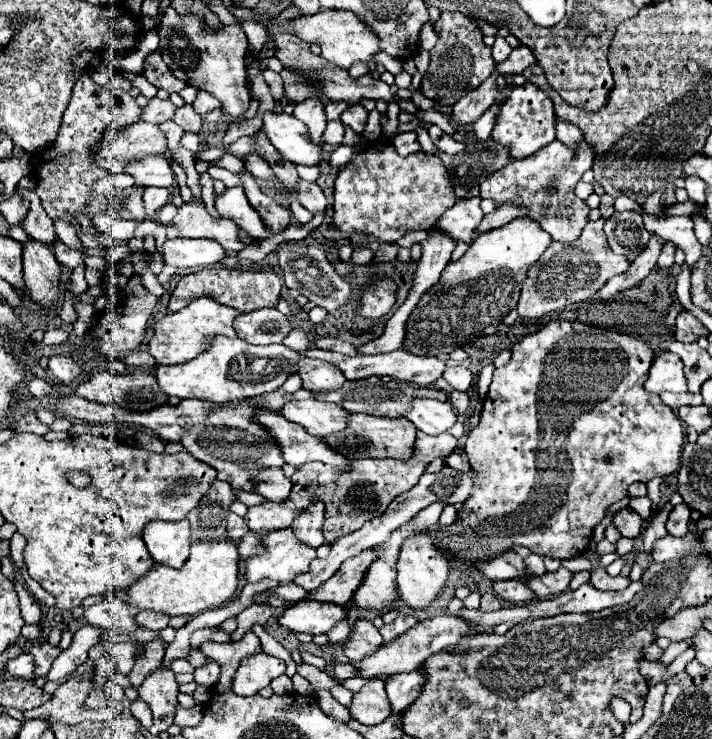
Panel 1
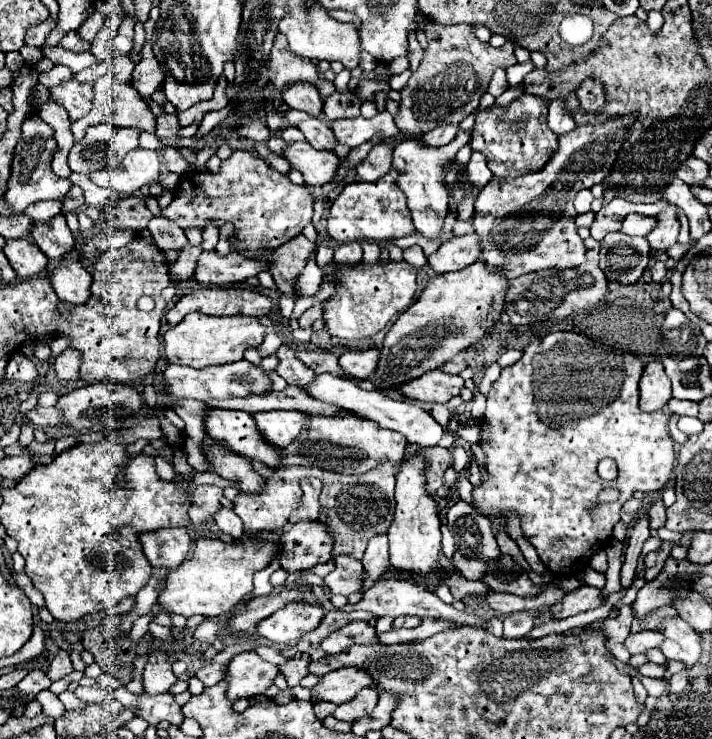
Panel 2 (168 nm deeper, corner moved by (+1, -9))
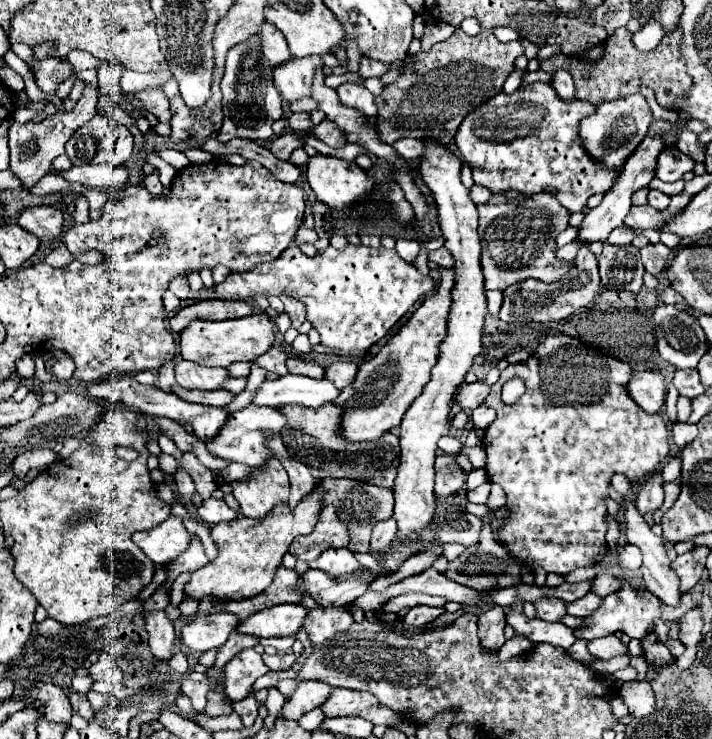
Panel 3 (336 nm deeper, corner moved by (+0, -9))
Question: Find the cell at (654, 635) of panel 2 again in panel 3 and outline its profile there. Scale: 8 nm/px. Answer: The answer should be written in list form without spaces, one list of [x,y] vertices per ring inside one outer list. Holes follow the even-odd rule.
[[[610,634],[610,636],[604,636],[604,638],[590,640],[588,642],[588,652],[594,658],[608,660],[608,658],[614,658],[618,654],[624,654],[624,646],[622,646],[622,642],[614,634]]]

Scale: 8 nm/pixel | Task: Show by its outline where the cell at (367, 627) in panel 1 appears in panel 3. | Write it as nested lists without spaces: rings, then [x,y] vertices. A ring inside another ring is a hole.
[[[312,608],[308,618],[304,618],[304,630],[312,644],[324,644],[336,632],[344,632],[354,622],[352,614],[346,608]]]

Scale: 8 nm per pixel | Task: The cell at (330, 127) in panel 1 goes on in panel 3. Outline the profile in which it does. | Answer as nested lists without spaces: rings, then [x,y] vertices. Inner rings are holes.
[[[292,112],[288,116],[288,126],[294,132],[310,132],[312,130],[312,122],[310,122],[310,114],[308,112]]]

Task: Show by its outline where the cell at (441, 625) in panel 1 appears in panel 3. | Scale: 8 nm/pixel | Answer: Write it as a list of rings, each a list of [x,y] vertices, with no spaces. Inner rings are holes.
[[[318,680],[300,682],[296,686],[296,690],[292,692],[292,696],[282,706],[278,718],[300,720],[306,712],[318,708],[330,696],[330,692],[332,692],[332,686],[328,686],[324,682],[318,682]]]

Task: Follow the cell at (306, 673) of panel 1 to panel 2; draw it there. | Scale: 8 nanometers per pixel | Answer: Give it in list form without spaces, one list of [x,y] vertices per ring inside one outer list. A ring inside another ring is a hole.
[[[297,658],[297,660],[287,662],[285,666],[279,666],[279,672],[281,672],[281,674],[285,674],[285,678],[287,678],[289,686],[297,686],[297,684],[299,684],[299,680],[303,680],[303,678],[309,674],[307,666],[309,666],[309,662],[305,662],[305,660]]]

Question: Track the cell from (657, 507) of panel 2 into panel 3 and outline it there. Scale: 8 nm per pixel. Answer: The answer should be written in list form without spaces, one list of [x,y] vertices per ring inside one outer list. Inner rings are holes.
[[[676,478],[676,480],[672,480],[672,482],[664,482],[664,492],[666,492],[664,504],[662,504],[660,510],[656,510],[656,514],[654,514],[654,522],[656,522],[656,524],[660,524],[662,514],[676,502],[676,498],[678,498],[678,494],[680,494],[680,478]]]

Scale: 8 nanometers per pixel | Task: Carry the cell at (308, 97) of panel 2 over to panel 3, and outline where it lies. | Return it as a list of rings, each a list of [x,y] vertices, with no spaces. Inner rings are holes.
[[[320,56],[292,58],[290,62],[284,62],[282,66],[274,66],[272,80],[274,80],[276,88],[280,90],[280,94],[288,102],[294,102],[304,96],[310,96],[316,66],[322,66]]]

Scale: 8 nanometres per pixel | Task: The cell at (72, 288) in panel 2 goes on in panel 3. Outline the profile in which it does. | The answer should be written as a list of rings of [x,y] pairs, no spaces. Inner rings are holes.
[[[58,244],[48,256],[46,256],[46,262],[54,268],[62,268],[62,266],[68,266],[70,262],[74,260],[74,256],[68,252],[68,248],[64,244]]]

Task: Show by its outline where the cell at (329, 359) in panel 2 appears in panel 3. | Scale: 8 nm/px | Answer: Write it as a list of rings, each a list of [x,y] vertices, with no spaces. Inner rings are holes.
[[[290,356],[286,360],[286,366],[288,366],[288,372],[292,372],[292,374],[312,376],[312,378],[322,378],[324,376],[324,368],[318,366],[314,360],[304,360],[304,358]]]

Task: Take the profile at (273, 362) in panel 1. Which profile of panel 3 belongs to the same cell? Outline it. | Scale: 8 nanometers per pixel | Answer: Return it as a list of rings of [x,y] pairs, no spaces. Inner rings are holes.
[[[180,360],[176,364],[176,382],[184,388],[218,390],[226,380],[228,380],[226,368],[204,368],[188,360]]]

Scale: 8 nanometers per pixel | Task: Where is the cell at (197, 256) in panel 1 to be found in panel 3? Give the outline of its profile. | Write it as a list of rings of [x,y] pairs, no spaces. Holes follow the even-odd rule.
[[[296,244],[288,246],[280,258],[264,262],[246,274],[230,274],[212,290],[220,300],[254,300],[258,296],[290,296],[306,306],[308,322],[318,330],[320,344],[346,354],[368,350],[384,338],[392,326],[434,290],[434,280],[402,260],[396,250],[366,248],[348,244],[344,248],[324,248],[308,258]]]

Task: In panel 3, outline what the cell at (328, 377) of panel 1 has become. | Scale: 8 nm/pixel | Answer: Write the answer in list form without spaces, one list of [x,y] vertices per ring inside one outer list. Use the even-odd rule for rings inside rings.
[[[270,348],[266,354],[258,356],[258,358],[252,360],[252,362],[258,364],[258,366],[262,366],[262,368],[268,370],[268,372],[278,374],[278,376],[288,374],[288,370],[286,370],[286,354],[284,354],[282,350],[278,350],[278,348]]]

